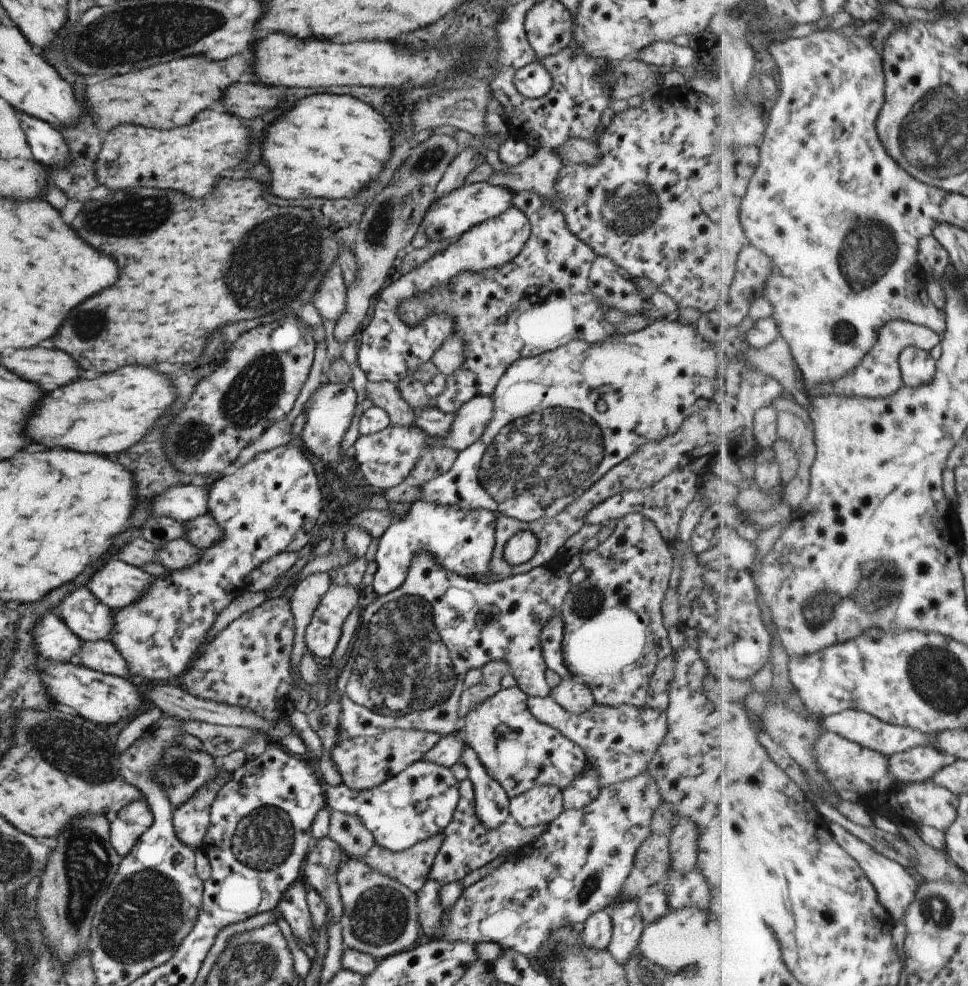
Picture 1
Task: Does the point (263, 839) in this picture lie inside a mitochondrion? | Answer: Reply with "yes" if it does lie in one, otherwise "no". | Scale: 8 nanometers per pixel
yes

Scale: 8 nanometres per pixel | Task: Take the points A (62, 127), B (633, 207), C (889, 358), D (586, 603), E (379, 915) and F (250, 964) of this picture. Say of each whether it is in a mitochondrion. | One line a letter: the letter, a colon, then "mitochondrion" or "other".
A: other
B: mitochondrion
C: other
D: mitochondrion
E: mitochondrion
F: mitochondrion

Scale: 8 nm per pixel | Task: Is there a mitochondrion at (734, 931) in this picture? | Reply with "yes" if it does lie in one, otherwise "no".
no

